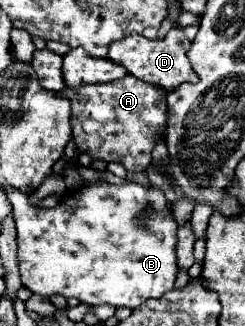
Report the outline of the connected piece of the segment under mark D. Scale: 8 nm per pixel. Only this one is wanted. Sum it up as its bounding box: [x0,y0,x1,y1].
[109,29,197,91]

